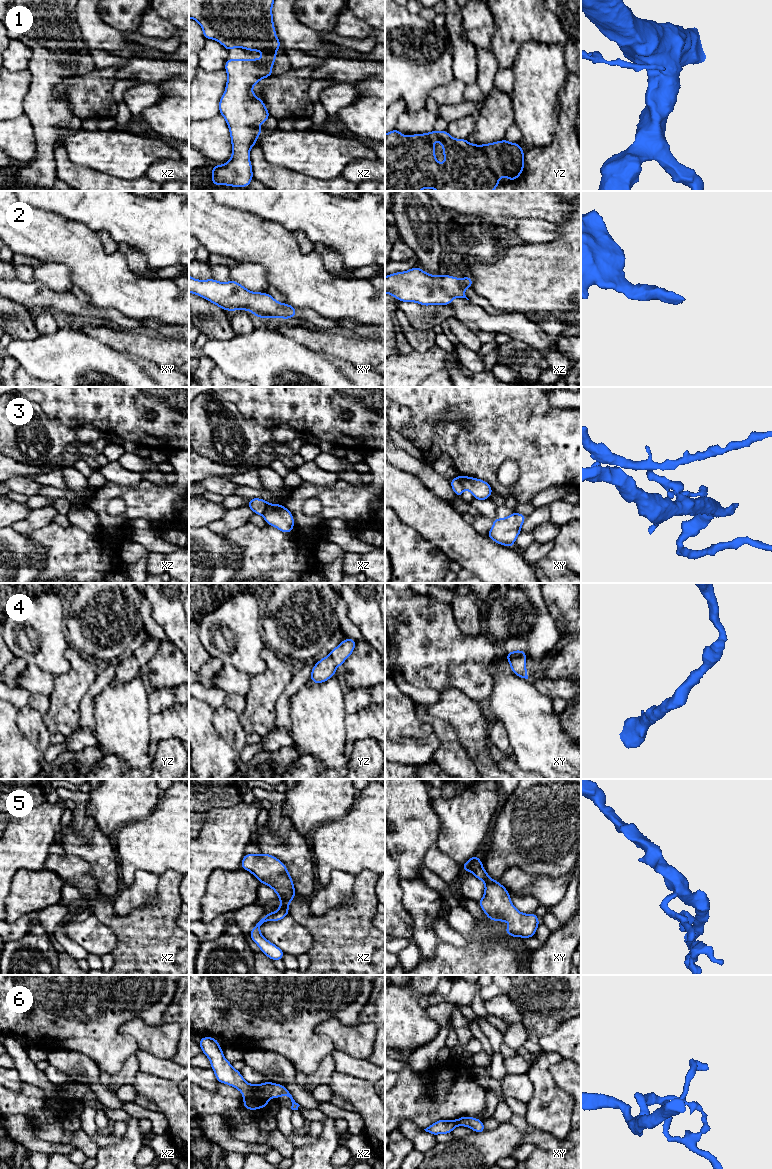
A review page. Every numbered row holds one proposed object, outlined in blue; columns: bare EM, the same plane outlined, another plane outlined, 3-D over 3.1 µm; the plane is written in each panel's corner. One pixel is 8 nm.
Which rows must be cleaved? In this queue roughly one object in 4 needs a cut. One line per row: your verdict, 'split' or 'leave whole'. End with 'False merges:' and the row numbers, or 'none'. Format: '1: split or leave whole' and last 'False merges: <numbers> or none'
1: leave whole
2: leave whole
3: split
4: leave whole
5: leave whole
6: leave whole
False merges: 3

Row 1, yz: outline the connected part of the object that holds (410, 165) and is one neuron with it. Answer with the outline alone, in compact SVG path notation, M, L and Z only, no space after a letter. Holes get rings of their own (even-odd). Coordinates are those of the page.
M396 128L385 134L385 191L420 191L431 188L437 191L493 191L500 185L499 177L507 177L509 181L517 179L524 170L524 152L519 143L510 143L505 138L490 144L475 145L467 139L455 139L447 130L435 130L425 134L404 136ZM433 141L443 145L445 163L438 163L435 158Z

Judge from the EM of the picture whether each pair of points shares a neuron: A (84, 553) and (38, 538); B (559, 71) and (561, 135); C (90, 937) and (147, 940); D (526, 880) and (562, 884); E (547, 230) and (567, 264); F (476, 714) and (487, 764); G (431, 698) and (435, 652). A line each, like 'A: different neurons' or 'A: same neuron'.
A: same neuron
B: different neurons
C: different neurons
D: same neuron
E: different neurons
F: same neuron
G: different neurons

